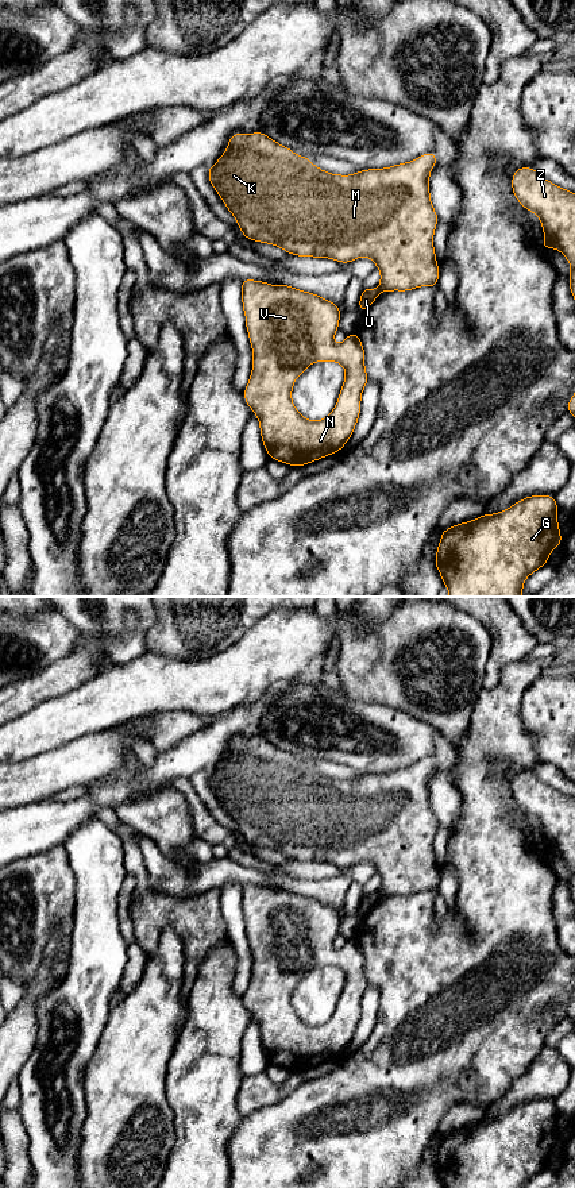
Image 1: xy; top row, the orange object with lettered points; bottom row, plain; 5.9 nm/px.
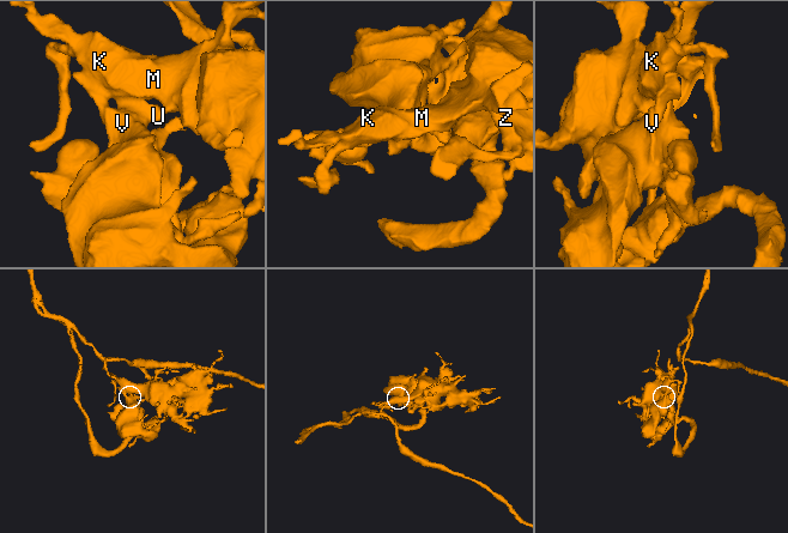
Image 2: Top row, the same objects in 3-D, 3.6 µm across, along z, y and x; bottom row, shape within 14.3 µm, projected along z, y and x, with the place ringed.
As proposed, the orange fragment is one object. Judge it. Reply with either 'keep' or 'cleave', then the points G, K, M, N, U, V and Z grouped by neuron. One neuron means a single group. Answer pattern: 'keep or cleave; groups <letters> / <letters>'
keep; groups G K M N U V Z

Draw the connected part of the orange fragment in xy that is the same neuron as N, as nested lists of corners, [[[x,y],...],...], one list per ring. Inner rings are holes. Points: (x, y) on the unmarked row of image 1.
[[[242,884],[242,907],[246,919],[246,933],[252,952],[252,976],[244,994],[244,1006],[258,1021],[261,1042],[269,1062],[292,1071],[306,1071],[340,1056],[351,1042],[360,1019],[360,1003],[368,987],[364,972],[364,953],[356,937],[348,938],[341,949],[333,946],[339,933],[341,914],[333,907],[288,890],[274,891],[267,887]],[[314,967],[339,967],[346,975],[346,984],[339,1004],[331,1019],[320,1026],[312,1026],[298,1018],[292,1006],[294,984]]]

